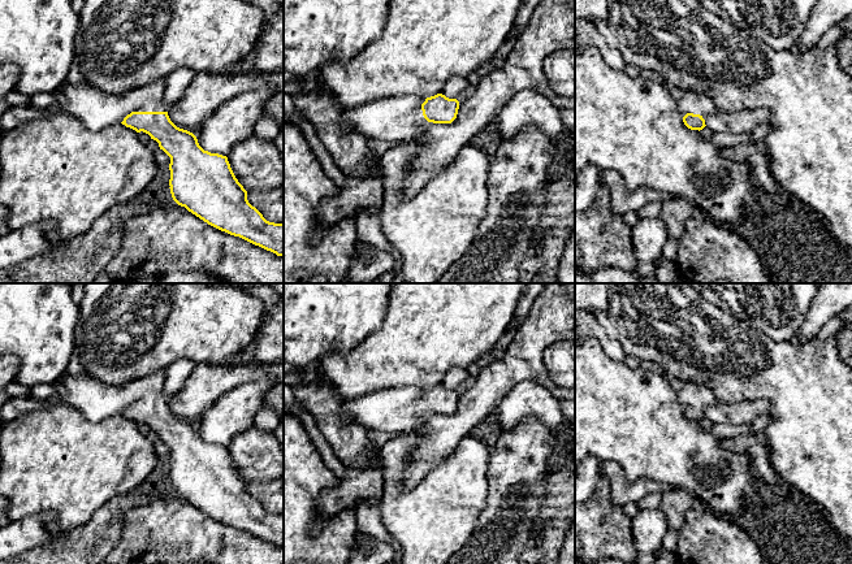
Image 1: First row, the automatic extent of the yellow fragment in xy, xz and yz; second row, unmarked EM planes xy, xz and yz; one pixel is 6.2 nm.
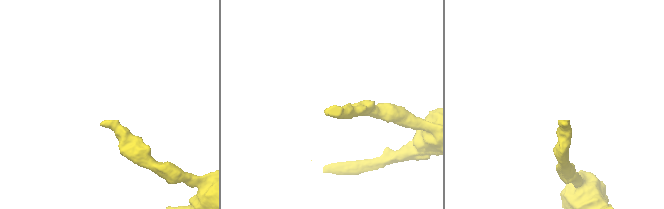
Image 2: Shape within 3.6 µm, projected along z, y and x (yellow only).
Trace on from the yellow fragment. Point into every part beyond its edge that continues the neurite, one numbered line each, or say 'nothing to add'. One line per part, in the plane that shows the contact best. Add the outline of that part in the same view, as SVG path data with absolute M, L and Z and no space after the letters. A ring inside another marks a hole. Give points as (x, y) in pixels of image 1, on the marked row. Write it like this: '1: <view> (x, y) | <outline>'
1: xy (96, 111) | M165 79L151 82L124 95L107 96L87 81L64 82L55 105L75 117L85 127L98 131L118 125L131 112L168 112L164 101Z

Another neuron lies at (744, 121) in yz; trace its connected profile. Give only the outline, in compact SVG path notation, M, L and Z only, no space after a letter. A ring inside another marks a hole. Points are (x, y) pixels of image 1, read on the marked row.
M744 109L739 112L718 110L705 120L706 127L714 133L751 133L757 126L769 121L770 113L766 109Z

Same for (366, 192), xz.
M368 140L375 170L364 177L345 174L345 186L334 196L324 199L317 205L317 231L315 243L323 231L342 218L355 220L362 211L371 213L380 211L384 203L384 175L381 170L382 155L395 147L395 143Z

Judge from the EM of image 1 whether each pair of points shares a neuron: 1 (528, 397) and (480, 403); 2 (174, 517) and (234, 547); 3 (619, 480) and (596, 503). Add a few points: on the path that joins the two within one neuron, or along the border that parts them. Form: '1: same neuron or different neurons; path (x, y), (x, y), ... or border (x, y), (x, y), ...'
1: different neurons; border (524, 381), (515, 385), (501, 399), (496, 411)
2: same neuron; path (189, 532), (195, 537), (220, 545)
3: different neurons; border (602, 476), (608, 482), (610, 499), (622, 508)

